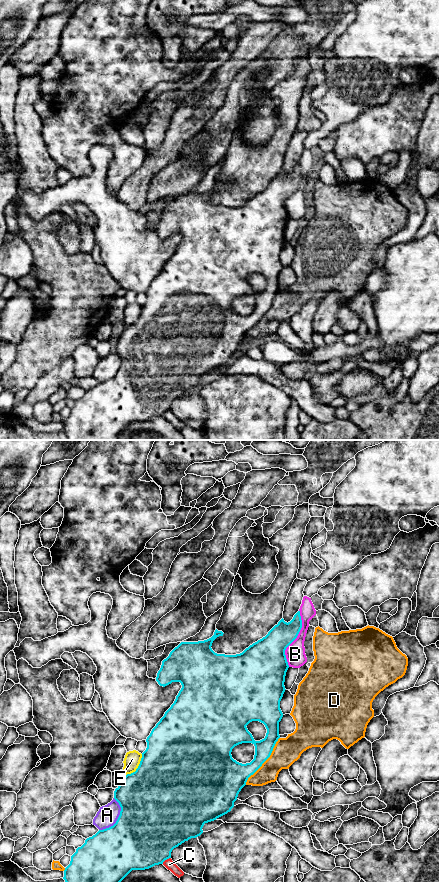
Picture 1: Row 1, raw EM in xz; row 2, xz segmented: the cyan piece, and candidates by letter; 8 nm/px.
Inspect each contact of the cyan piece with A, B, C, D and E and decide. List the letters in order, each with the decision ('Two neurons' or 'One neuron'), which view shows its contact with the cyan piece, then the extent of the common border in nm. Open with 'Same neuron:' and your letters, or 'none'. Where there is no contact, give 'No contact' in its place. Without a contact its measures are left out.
Same neuron: none
A: Two neurons. Touches cyan in xz. Shared border 300 nm
B: Two neurons. Touches cyan in xz. Shared border 460 nm
C: Two neurons. Touches cyan in xz. Shared border 90 nm
D: Two neurons. Touches cyan in xz. Shared border 480 nm
E: Two neurons. Touches cyan in xz. Shared border 220 nm

